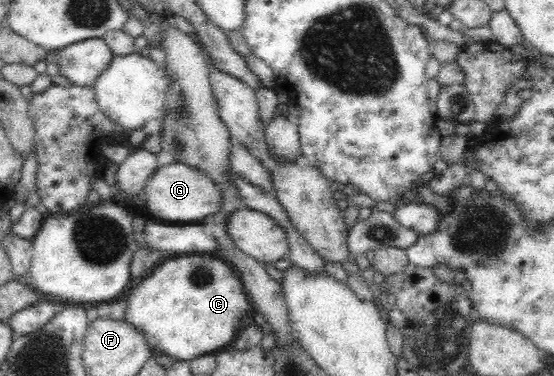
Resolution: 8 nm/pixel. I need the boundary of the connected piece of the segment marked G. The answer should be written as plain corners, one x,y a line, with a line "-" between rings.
181,162
158,166
145,183
144,190
147,193
147,210
156,220
180,224
201,222
209,214
215,214
223,208
222,190
213,179
206,172

